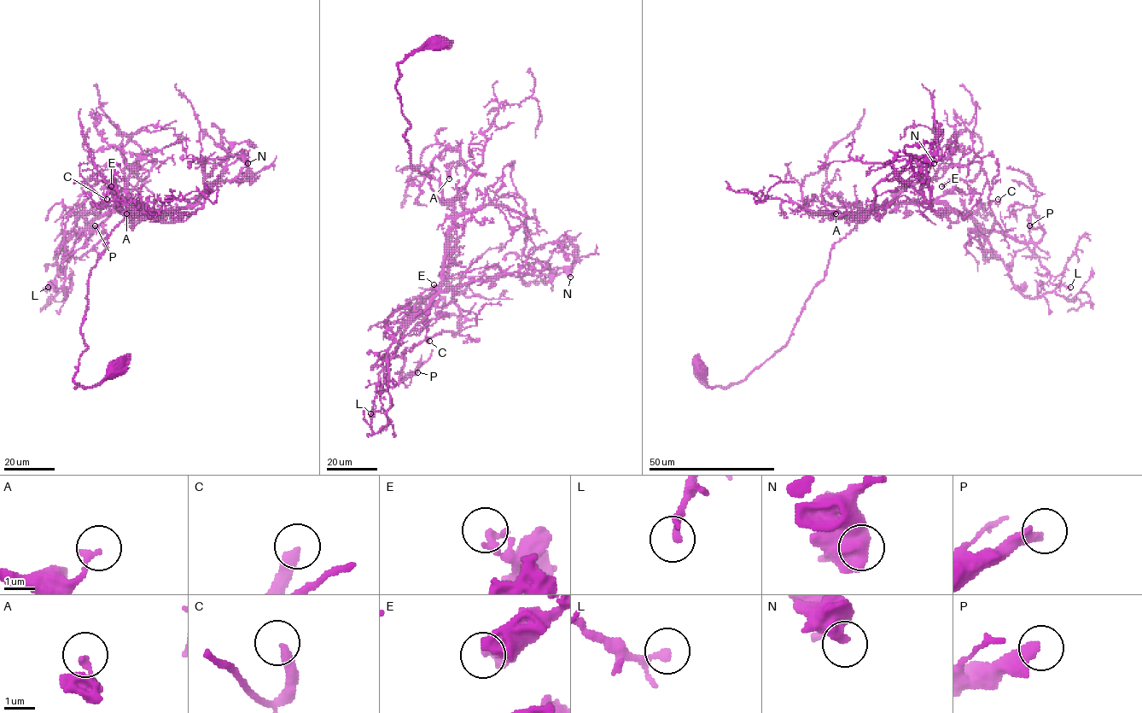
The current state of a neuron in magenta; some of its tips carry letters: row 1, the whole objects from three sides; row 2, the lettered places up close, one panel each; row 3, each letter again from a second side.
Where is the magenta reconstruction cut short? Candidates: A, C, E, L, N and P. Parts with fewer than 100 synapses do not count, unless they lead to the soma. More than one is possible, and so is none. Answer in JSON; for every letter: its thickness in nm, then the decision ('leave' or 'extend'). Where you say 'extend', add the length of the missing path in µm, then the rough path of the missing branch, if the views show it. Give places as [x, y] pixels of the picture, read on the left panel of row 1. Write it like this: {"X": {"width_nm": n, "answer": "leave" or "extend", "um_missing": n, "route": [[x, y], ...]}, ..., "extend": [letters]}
{"A": {"width_nm": 200, "answer": "leave"}, "C": {"width_nm": 360, "answer": "leave"}, "E": {"width_nm": 340, "answer": "leave"}, "L": {"width_nm": 190, "answer": "leave"}, "N": {"width_nm": 550, "answer": "leave"}, "P": {"width_nm": 380, "answer": "extend", "um_missing": 60, "route": [[95, 225], [112, 212], [111, 207], [94, 193], [72, 189], [48, 210], [41, 235]]}, "extend": ["P"]}

